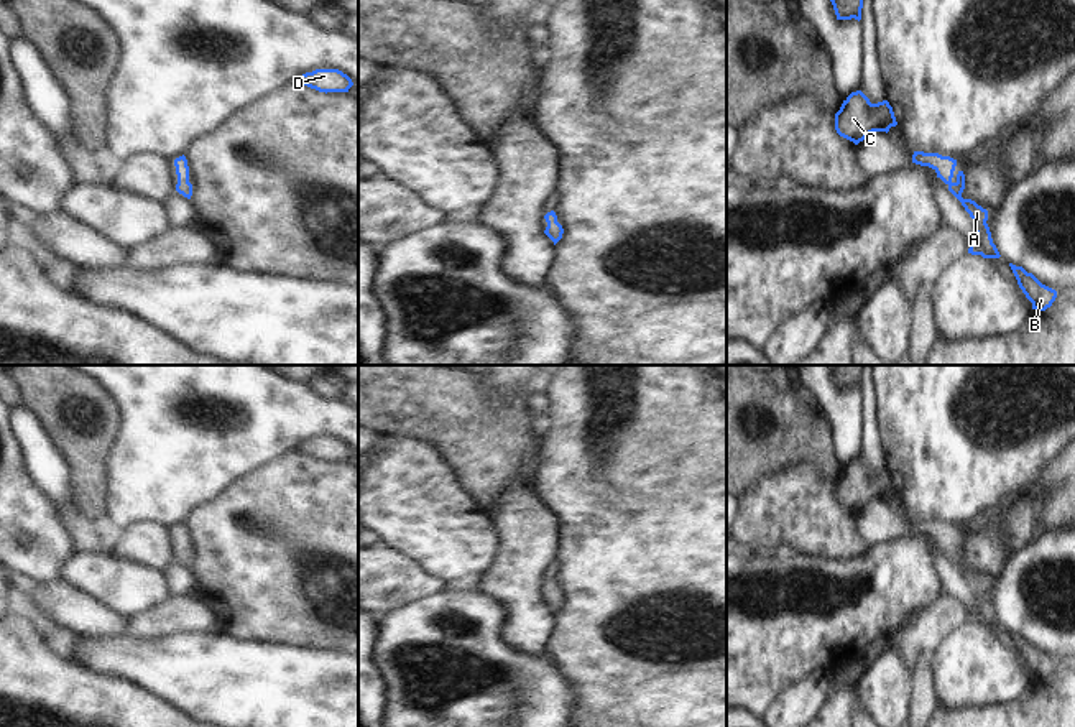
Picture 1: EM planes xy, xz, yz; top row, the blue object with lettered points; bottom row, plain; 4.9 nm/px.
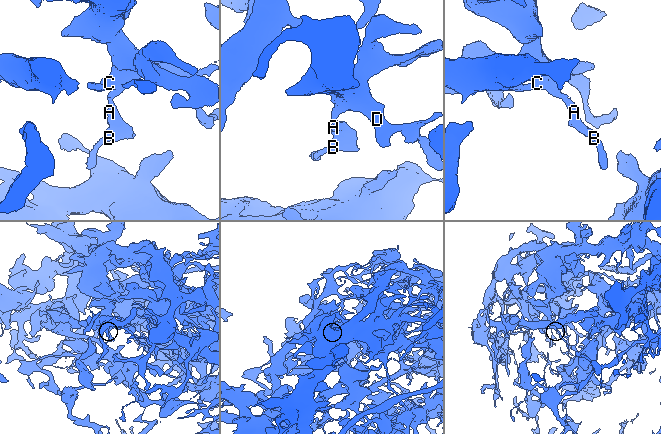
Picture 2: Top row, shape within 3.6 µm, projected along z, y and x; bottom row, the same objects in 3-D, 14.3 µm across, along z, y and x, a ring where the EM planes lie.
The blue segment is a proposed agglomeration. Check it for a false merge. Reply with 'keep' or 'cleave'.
keep

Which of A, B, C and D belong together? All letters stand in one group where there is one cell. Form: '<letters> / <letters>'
A B C D

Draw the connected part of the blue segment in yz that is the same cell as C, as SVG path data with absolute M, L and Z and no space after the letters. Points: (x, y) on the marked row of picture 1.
M851 92L835 113L835 130L840 137L858 145L873 132L889 132L896 117L888 100L871 104L861 92Z

